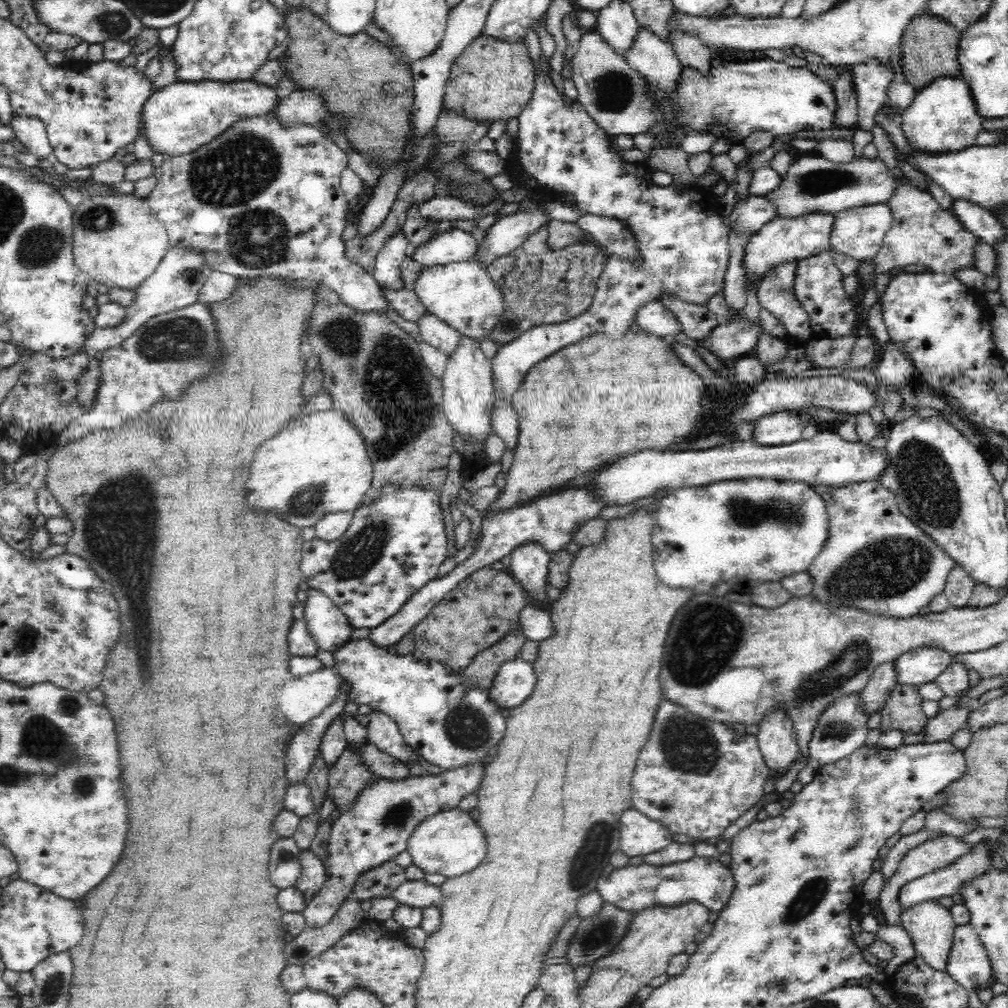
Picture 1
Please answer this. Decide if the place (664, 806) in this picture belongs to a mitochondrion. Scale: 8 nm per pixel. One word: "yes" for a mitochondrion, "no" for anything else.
no

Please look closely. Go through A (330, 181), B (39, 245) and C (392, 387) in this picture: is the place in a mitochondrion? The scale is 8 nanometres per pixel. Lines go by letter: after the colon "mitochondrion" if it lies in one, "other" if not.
A: other
B: mitochondrion
C: mitochondrion

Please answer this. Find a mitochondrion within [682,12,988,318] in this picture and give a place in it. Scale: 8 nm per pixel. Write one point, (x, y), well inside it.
(808, 184)

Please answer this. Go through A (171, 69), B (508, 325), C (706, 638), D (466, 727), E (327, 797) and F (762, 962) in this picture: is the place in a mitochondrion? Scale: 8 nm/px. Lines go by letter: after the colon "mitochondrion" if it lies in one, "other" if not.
A: other
B: mitochondrion
C: mitochondrion
D: mitochondrion
E: other
F: other

